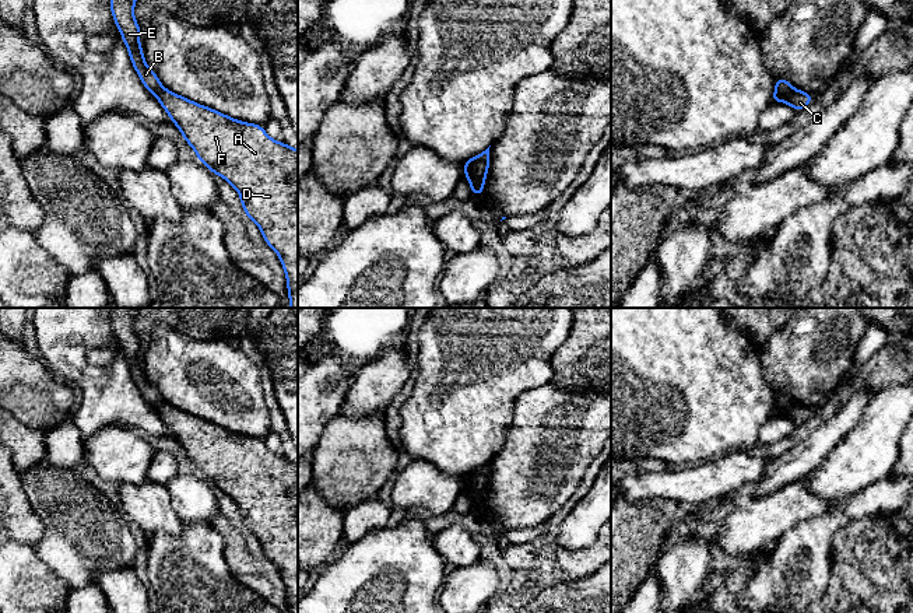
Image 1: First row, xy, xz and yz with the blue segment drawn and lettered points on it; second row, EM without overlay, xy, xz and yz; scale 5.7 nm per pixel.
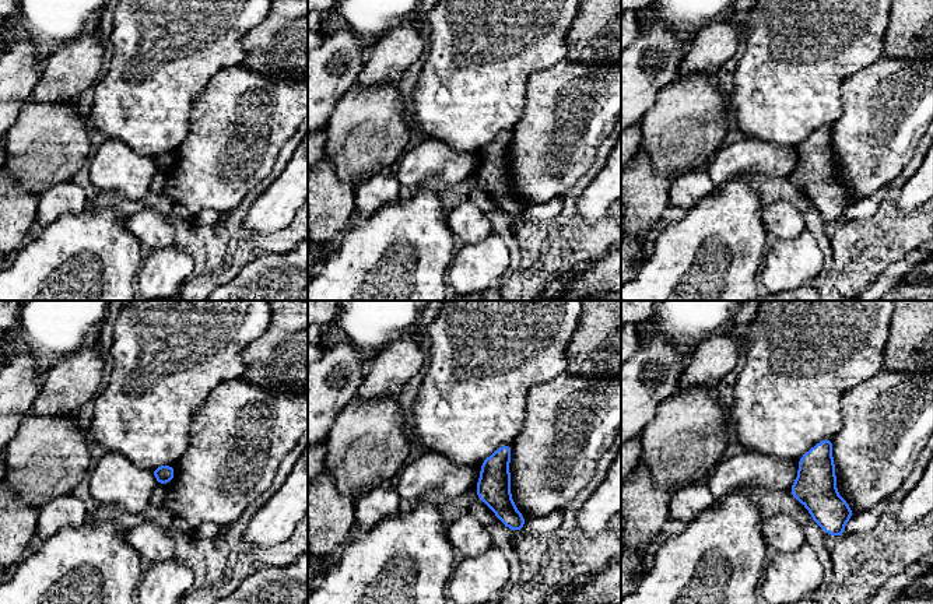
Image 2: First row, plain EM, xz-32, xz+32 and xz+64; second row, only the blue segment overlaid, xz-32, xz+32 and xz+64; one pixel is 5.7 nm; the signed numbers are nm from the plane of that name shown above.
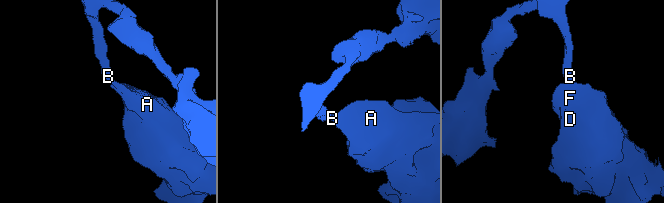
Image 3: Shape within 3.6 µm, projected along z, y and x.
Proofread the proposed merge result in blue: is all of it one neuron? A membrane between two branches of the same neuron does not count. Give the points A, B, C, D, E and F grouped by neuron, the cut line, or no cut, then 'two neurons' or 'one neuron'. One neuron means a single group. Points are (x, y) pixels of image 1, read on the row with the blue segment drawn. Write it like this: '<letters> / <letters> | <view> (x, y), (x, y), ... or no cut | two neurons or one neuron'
A C D F / B E | xz (470, 160), (473, 170), (466, 177) | two neurons

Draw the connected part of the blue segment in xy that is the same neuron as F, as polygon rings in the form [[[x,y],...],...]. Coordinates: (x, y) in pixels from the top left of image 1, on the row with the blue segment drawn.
[[[162,90],[157,99],[194,150],[199,161],[238,190],[243,213],[259,225],[266,244],[280,256],[287,274],[289,308],[298,308],[298,150],[273,140],[260,125],[239,122],[169,90]]]

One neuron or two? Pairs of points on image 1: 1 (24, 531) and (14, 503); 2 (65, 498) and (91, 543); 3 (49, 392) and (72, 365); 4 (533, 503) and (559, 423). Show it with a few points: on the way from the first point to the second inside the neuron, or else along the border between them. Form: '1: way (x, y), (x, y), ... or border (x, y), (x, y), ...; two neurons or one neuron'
1: way (18, 524), (14, 519), (14, 510); one neuron
2: way (72, 510), (84, 532); one neuron
3: border (41, 357), (59, 378); two neurons
4: way (533, 483), (533, 473), (540, 466), (550, 442); one neuron

